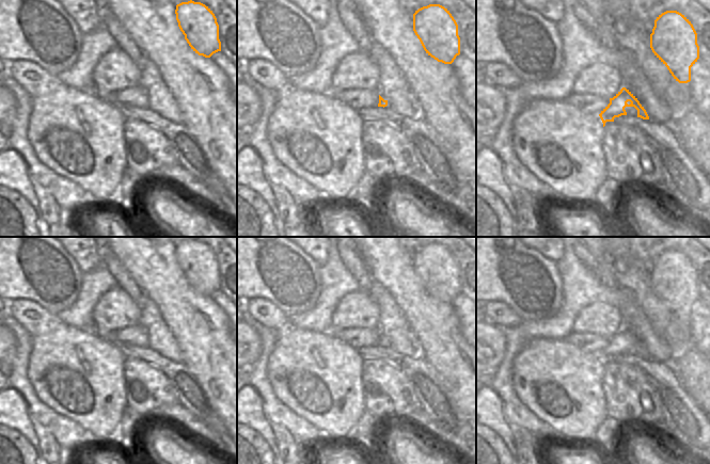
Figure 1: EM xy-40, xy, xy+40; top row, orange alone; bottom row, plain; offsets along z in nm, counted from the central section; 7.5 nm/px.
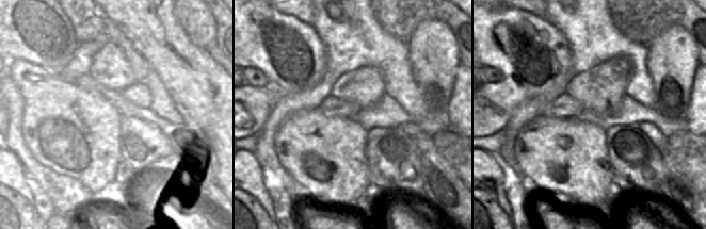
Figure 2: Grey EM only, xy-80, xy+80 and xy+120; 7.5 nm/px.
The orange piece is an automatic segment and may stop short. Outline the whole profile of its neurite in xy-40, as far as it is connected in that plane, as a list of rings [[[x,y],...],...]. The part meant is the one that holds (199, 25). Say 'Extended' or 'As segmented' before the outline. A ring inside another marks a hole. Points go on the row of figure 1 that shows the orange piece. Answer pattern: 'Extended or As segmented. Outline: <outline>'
As segmented. Outline: [[[190,0],[177,4],[175,14],[185,39],[195,53],[210,58],[221,51],[219,25],[208,6]]]

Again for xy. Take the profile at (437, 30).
As segmented. Outline: [[[429,4],[413,14],[413,31],[428,55],[452,64],[460,54],[458,25],[449,11],[440,4]]]

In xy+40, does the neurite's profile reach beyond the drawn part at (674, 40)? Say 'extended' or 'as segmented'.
as segmented

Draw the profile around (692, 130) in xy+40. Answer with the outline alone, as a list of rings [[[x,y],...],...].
[[[644,33],[644,44],[634,52],[635,63],[646,76],[657,96],[669,108],[672,116],[665,125],[674,133],[676,140],[696,163],[700,171],[710,176],[710,121],[693,108],[691,82],[679,83],[669,73],[665,64],[650,48],[650,34]]]

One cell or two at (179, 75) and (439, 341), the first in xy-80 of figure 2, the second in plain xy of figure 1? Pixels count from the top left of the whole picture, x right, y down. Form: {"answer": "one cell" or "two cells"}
{"answer": "one cell"}

